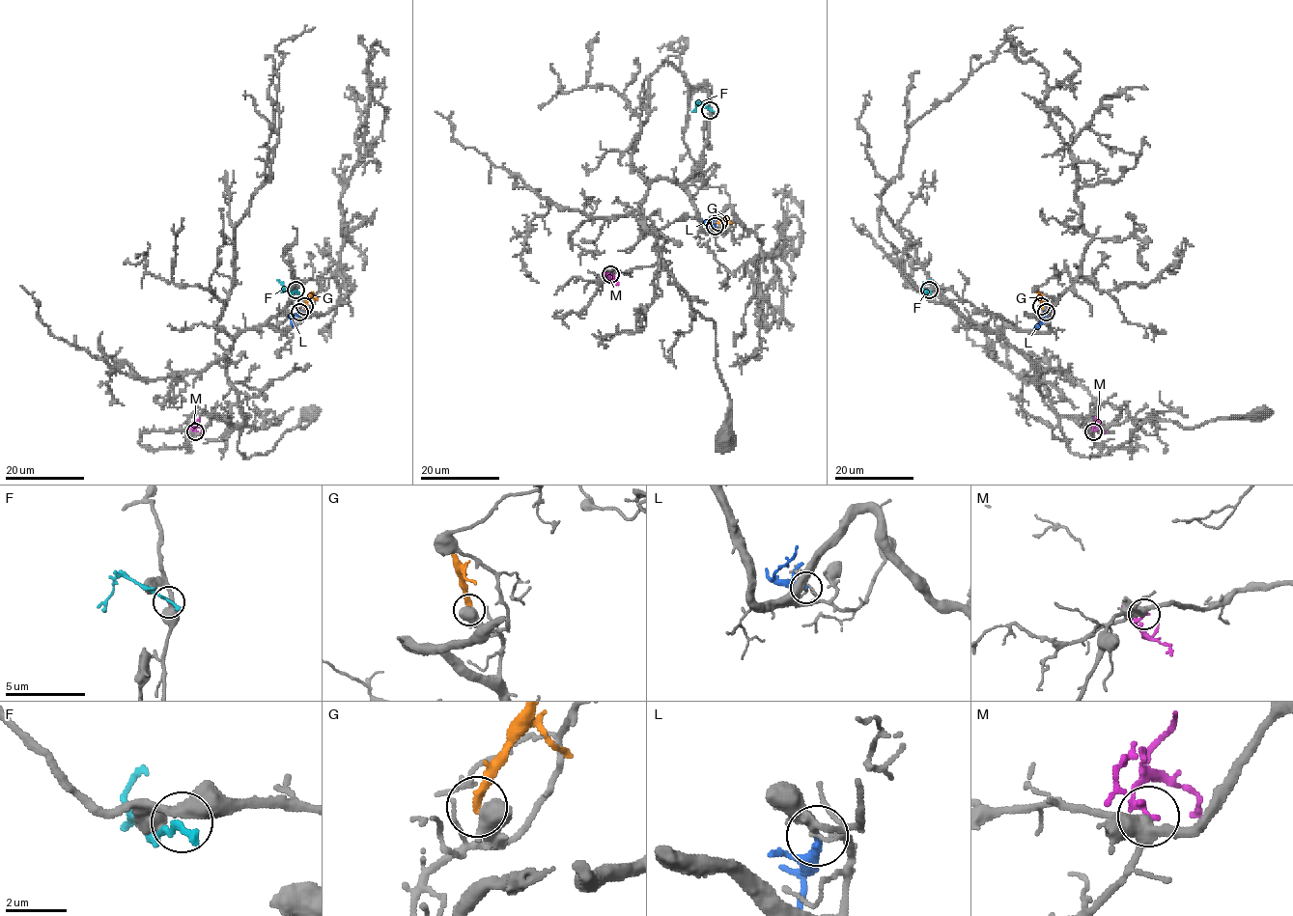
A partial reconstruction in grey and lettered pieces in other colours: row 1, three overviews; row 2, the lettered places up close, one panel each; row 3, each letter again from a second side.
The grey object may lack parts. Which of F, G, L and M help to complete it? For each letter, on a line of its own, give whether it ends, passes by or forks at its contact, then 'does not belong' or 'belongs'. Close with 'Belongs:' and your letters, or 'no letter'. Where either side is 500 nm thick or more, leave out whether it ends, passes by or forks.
F: it ends | does not belong
G: does not belong
L: it ends | does not belong
M: it ends | does not belong
Belongs: no letter

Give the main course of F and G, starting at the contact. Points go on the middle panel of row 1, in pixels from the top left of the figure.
F: (710, 110), (698, 103), (694, 112)
G: (718, 222), (731, 223)

